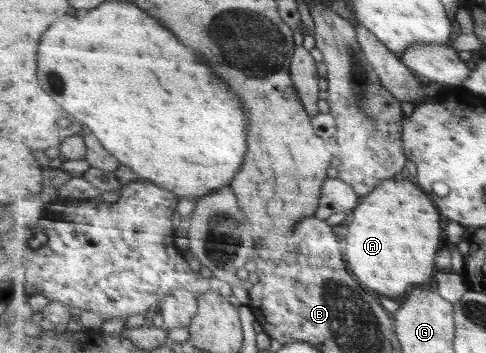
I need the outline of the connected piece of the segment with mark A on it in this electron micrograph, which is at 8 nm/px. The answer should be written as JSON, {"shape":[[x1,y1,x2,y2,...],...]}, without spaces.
{"shape":[[394,177,382,182,378,188,363,198,362,203,352,212,353,216,349,220,349,224,352,224,349,228,350,236,347,236,344,250,350,268,360,278,360,282,388,296,402,296,412,286,429,283,436,274,436,258,444,240,442,214,432,198,414,182]]}

